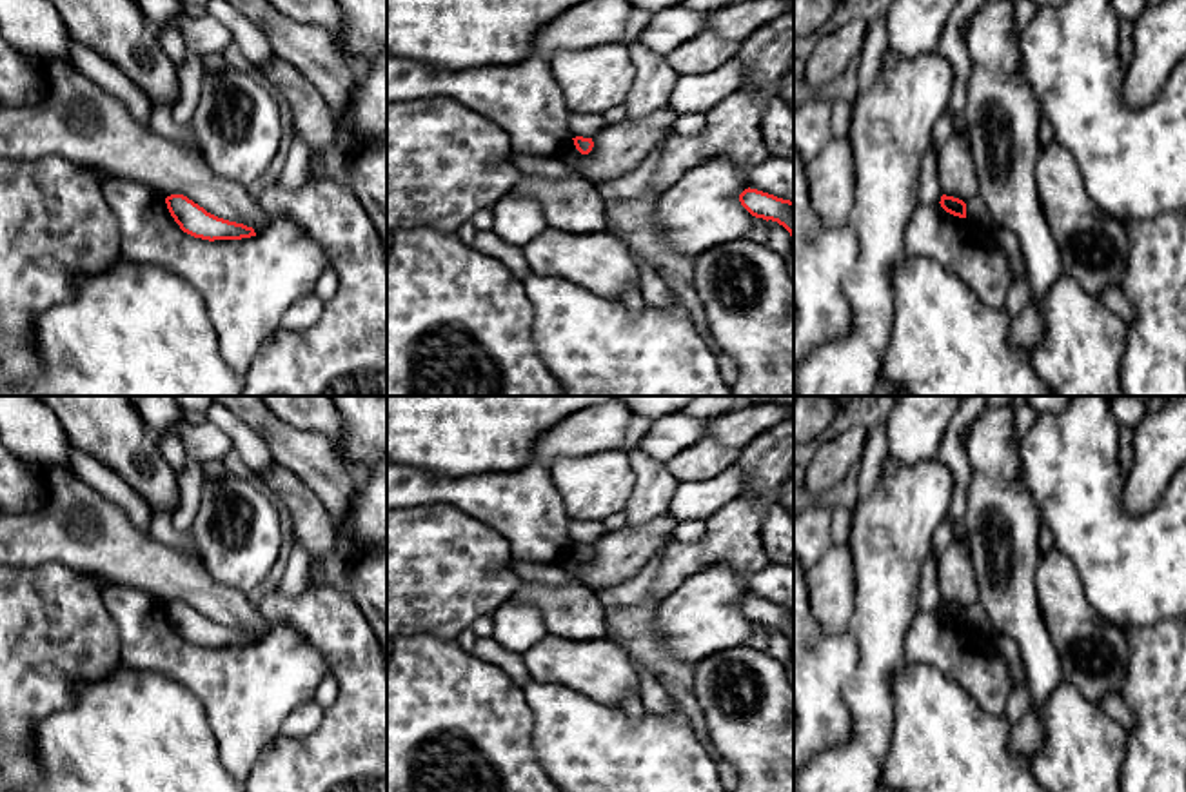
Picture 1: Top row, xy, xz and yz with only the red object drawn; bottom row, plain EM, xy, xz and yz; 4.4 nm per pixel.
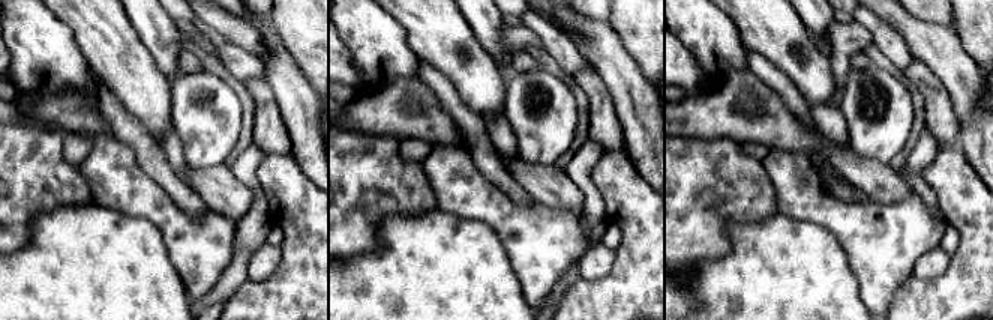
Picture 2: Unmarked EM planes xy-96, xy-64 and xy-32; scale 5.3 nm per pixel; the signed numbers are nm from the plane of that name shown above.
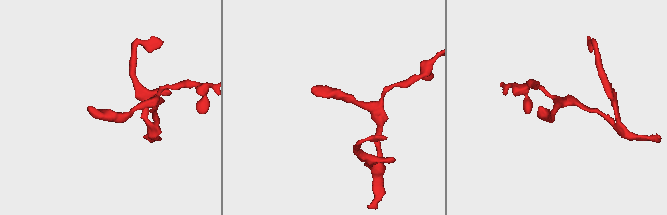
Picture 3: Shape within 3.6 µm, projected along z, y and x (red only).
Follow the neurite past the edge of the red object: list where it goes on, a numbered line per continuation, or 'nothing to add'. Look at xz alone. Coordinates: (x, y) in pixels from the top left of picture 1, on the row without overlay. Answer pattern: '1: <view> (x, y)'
nothing to add

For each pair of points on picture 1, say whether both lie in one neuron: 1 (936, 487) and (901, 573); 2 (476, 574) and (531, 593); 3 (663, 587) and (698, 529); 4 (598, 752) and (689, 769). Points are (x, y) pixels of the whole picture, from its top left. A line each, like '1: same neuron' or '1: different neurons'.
1: same neuron
2: different neurons
3: different neurons
4: same neuron

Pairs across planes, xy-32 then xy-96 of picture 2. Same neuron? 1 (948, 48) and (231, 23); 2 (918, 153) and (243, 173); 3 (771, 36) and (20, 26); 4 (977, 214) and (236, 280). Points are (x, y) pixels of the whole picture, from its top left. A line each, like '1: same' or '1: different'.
1: different
2: same
3: different
4: different

